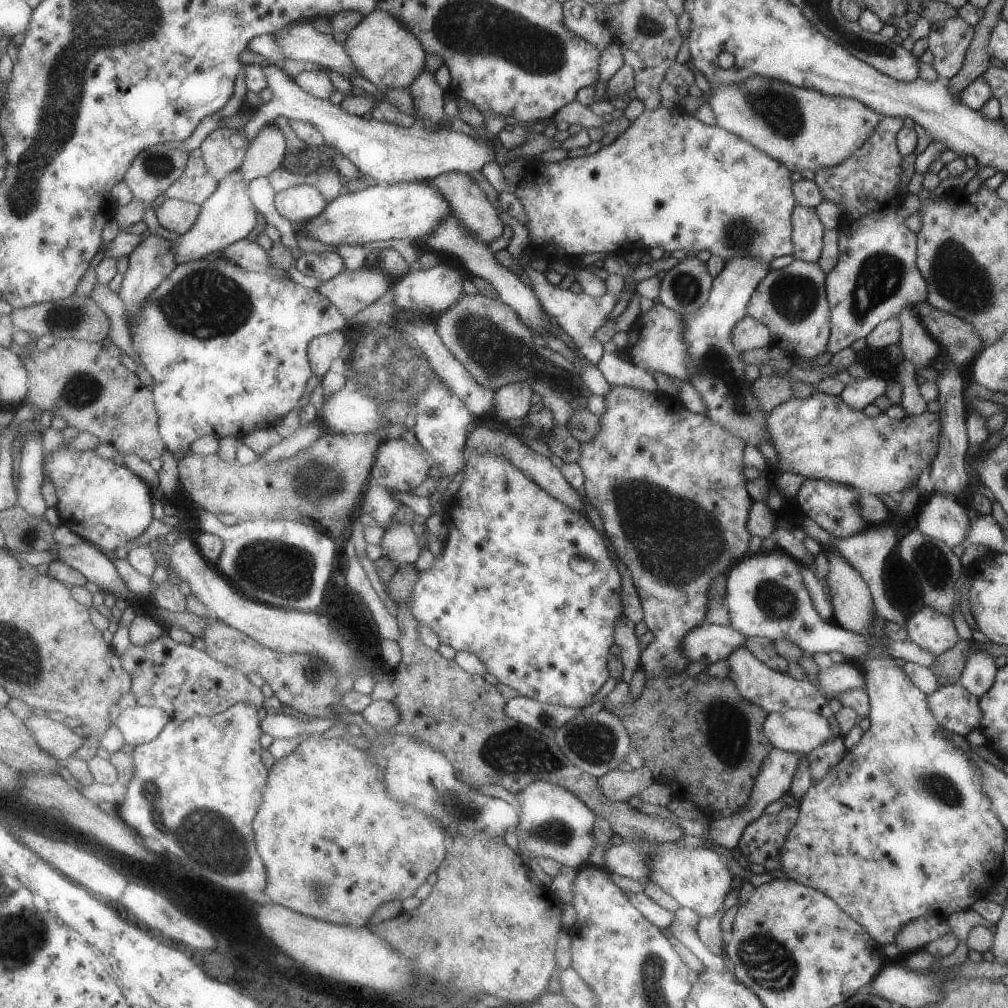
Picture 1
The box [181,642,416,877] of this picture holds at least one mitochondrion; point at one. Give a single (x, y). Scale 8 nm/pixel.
(313, 668)

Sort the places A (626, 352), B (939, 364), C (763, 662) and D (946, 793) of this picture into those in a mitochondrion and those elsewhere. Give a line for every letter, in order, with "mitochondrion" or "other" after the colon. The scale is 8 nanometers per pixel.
A: other
B: mitochondrion
C: other
D: mitochondrion

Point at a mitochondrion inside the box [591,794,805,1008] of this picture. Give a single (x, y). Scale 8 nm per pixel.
(762, 957)

